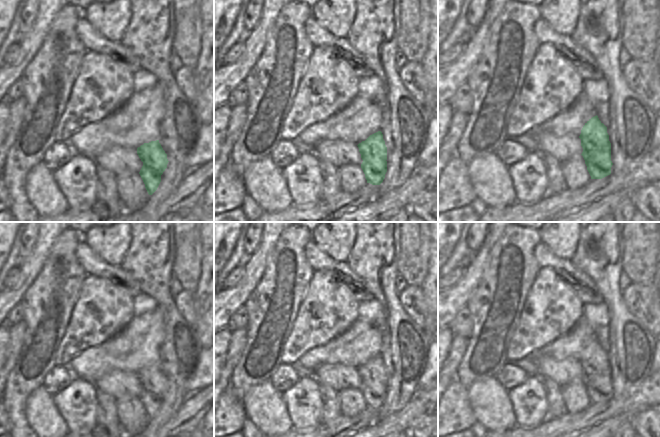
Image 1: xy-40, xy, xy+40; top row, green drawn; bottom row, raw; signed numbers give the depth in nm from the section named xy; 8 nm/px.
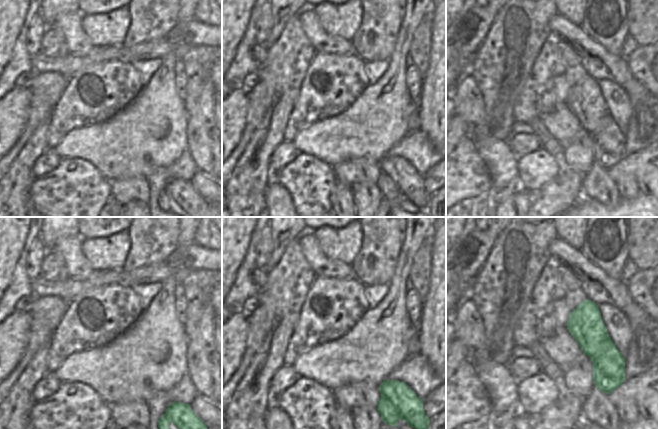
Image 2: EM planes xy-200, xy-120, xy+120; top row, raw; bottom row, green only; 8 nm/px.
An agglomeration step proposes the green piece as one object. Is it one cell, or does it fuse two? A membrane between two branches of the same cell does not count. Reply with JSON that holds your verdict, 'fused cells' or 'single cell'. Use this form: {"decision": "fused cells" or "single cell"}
{"decision": "fused cells"}

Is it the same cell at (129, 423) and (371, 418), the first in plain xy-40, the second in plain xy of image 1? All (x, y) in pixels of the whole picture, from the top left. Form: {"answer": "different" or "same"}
{"answer": "different"}

